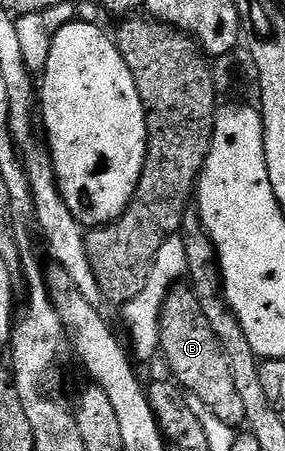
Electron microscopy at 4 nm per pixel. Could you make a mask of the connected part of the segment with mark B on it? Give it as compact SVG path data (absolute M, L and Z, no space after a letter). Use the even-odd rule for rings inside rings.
M190 287L181 288L171 290L160 311L158 348L163 351L163 357L171 368L170 376L188 394L201 399L209 411L221 419L221 423L232 427L242 426L245 422L245 407L233 383L221 343L217 343L217 335L213 335L213 327L209 327L209 319L205 319L205 311L201 311L201 303L197 303L194 291Z

